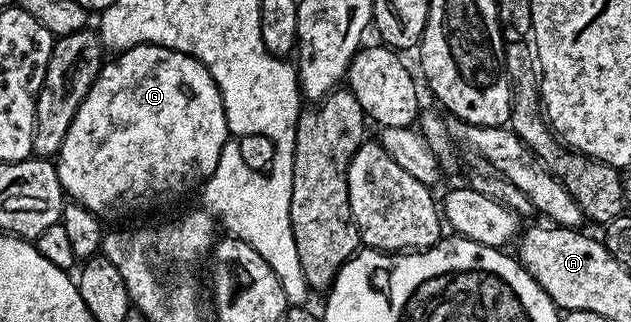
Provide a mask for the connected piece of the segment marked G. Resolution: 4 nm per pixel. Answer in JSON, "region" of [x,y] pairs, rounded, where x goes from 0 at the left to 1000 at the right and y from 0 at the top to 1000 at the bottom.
{"region":[[[212,140],[209,152],[193,155],[184,177],[189,177],[184,189],[171,186],[162,205],[147,270],[141,270],[141,295],[135,295],[128,332],[122,332],[122,357],[116,357],[116,382],[109,382],[109,419],[103,419],[103,444],[97,444],[97,469],[90,491],[94,565],[101,602],[111,621],[128,630],[141,655],[147,655],[158,680],[182,674],[195,646],[201,646],[208,661],[220,661],[225,649],[236,646],[239,634],[258,637],[276,612],[293,609],[307,575],[320,578],[328,553],[339,540],[345,497],[350,494],[352,457],[363,438],[357,332],[347,273],[328,211],[314,183],[254,140]]]}

